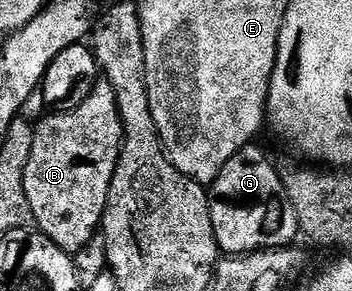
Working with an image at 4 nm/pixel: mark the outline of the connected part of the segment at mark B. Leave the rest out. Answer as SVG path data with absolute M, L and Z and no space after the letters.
M106 82L96 84L93 94L77 106L77 110L51 114L38 121L33 138L33 154L25 166L25 198L29 198L31 213L38 231L51 239L58 248L74 254L100 231L103 211L109 198L109 186L115 177L119 151L123 149L123 117L119 115L113 86Z

